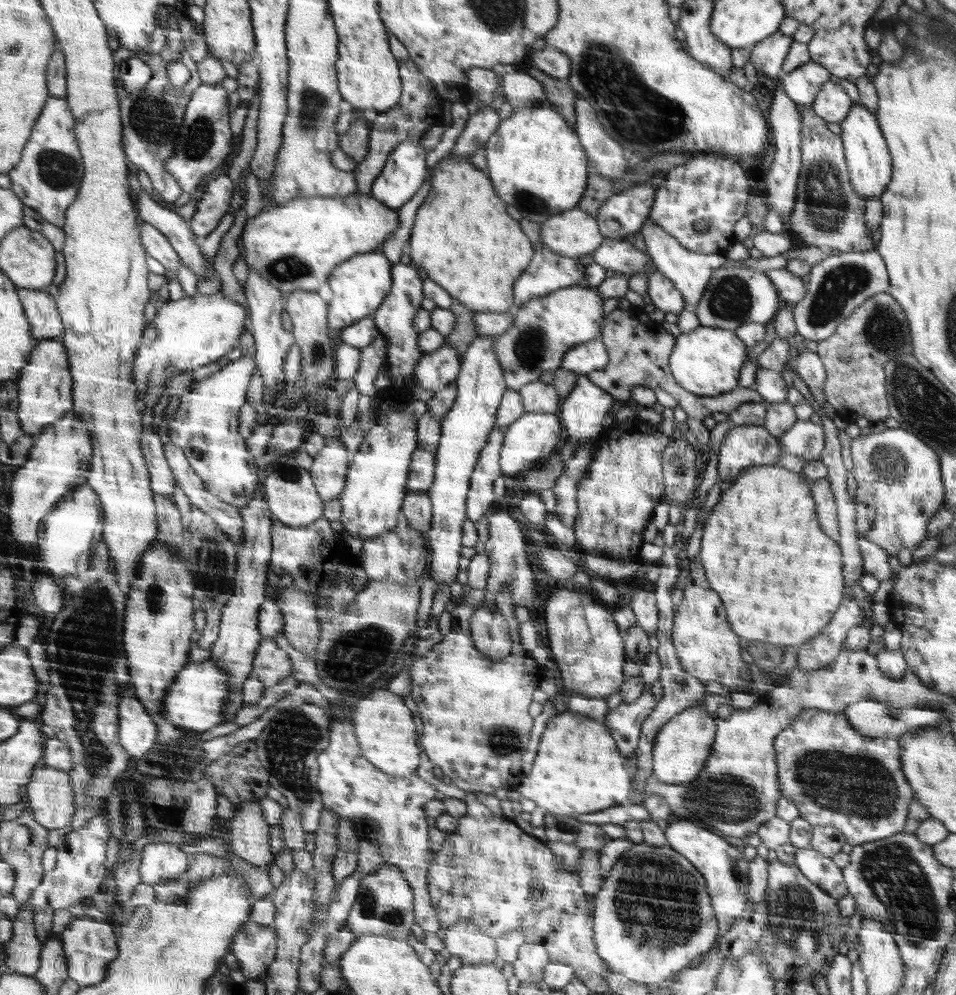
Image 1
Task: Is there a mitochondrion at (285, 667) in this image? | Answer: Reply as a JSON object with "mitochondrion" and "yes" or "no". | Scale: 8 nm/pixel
{"mitochondrion":"no"}

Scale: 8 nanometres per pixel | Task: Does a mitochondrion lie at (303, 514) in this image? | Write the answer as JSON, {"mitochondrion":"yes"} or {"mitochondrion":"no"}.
{"mitochondrion":"no"}

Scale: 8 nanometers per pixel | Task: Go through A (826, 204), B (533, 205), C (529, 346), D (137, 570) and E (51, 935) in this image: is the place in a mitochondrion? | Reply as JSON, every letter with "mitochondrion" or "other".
{"A":"mitochondrion","B":"mitochondrion","C":"mitochondrion","D":"other","E":"other"}

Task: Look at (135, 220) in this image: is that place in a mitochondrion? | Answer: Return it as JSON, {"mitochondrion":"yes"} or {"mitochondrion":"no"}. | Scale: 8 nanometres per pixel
{"mitochondrion":"no"}

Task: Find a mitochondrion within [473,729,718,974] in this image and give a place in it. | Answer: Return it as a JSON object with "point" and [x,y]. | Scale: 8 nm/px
{"point":[650,900]}

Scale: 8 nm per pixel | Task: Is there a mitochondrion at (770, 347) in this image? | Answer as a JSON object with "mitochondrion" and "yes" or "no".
{"mitochondrion":"no"}

